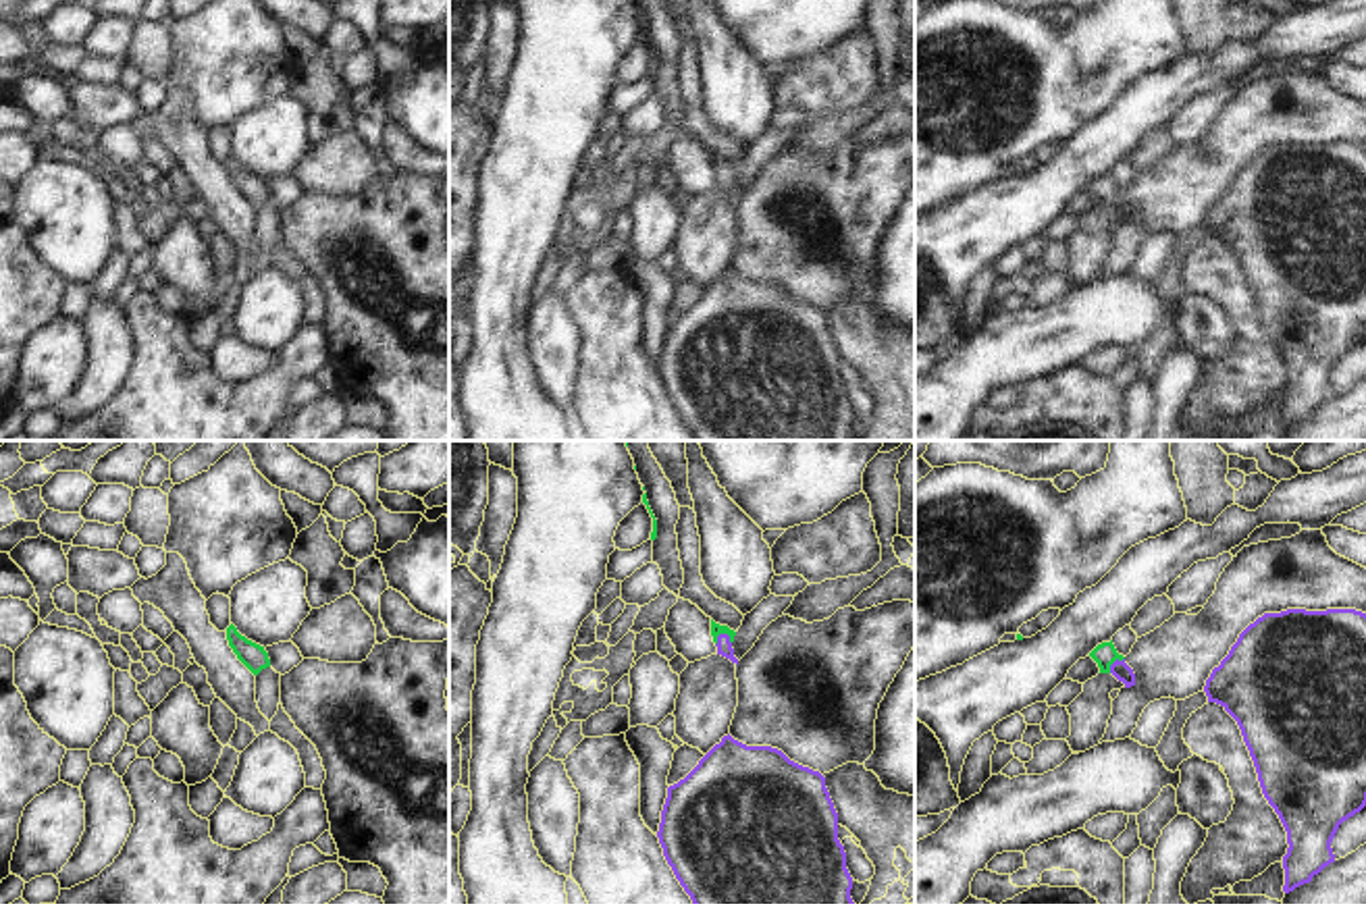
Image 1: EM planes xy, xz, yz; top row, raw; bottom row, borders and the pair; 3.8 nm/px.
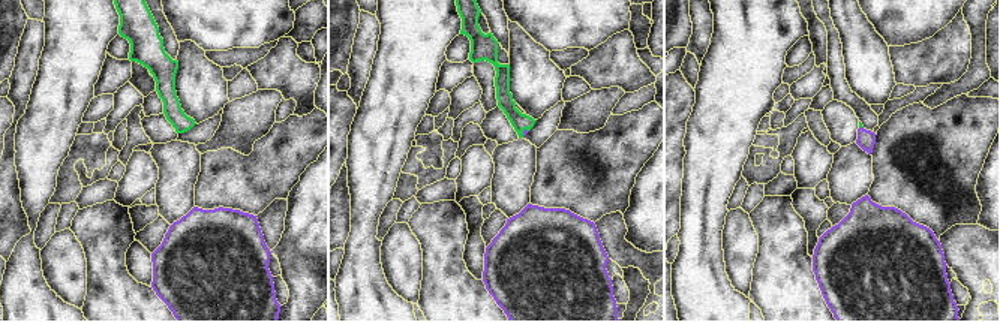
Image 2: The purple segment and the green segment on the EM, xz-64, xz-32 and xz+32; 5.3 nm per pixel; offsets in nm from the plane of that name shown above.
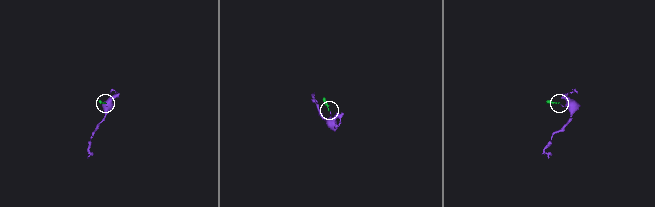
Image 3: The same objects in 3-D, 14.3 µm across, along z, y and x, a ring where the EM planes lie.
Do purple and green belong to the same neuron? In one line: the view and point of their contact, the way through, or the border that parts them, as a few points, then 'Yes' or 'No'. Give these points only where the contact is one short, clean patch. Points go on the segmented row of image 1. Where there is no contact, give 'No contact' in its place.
Touches purple at xz (720, 634). Path across: xz (724, 647), (720, 634), (716, 628). Yes.

